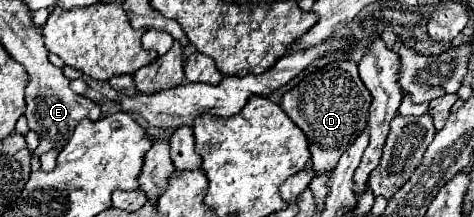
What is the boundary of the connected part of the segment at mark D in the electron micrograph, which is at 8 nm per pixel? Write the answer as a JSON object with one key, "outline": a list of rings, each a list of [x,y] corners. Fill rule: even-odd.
{"outline":[[[344,59],[326,65],[326,69],[316,69],[304,77],[294,89],[282,95],[280,107],[306,135],[312,155],[310,169],[316,177],[320,173],[328,173],[328,169],[334,169],[340,155],[348,151],[356,137],[366,129],[370,93],[358,77],[356,63],[352,59]]]}

